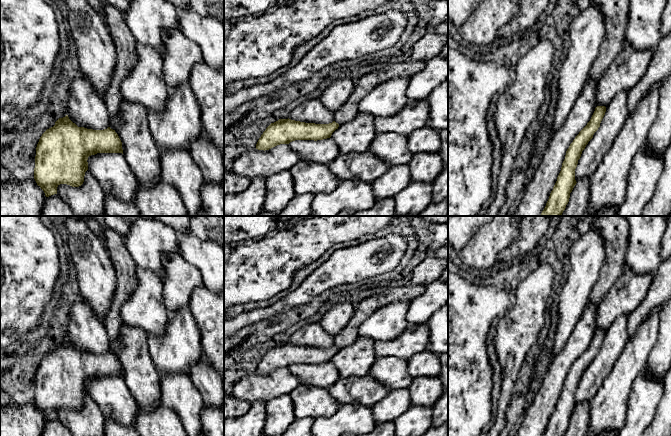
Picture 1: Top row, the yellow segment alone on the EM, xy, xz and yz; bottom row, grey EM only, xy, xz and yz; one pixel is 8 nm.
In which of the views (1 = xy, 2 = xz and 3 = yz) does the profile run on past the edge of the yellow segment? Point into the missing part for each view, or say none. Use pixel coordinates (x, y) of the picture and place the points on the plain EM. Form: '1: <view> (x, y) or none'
1: none
2: none
3: none

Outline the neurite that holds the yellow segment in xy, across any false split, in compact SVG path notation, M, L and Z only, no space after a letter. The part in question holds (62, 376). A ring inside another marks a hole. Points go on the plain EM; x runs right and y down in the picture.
M68 339L47 353L36 371L34 403L45 420L57 418L60 408L79 411L88 394L88 381L97 377L122 377L115 354L78 351Z

